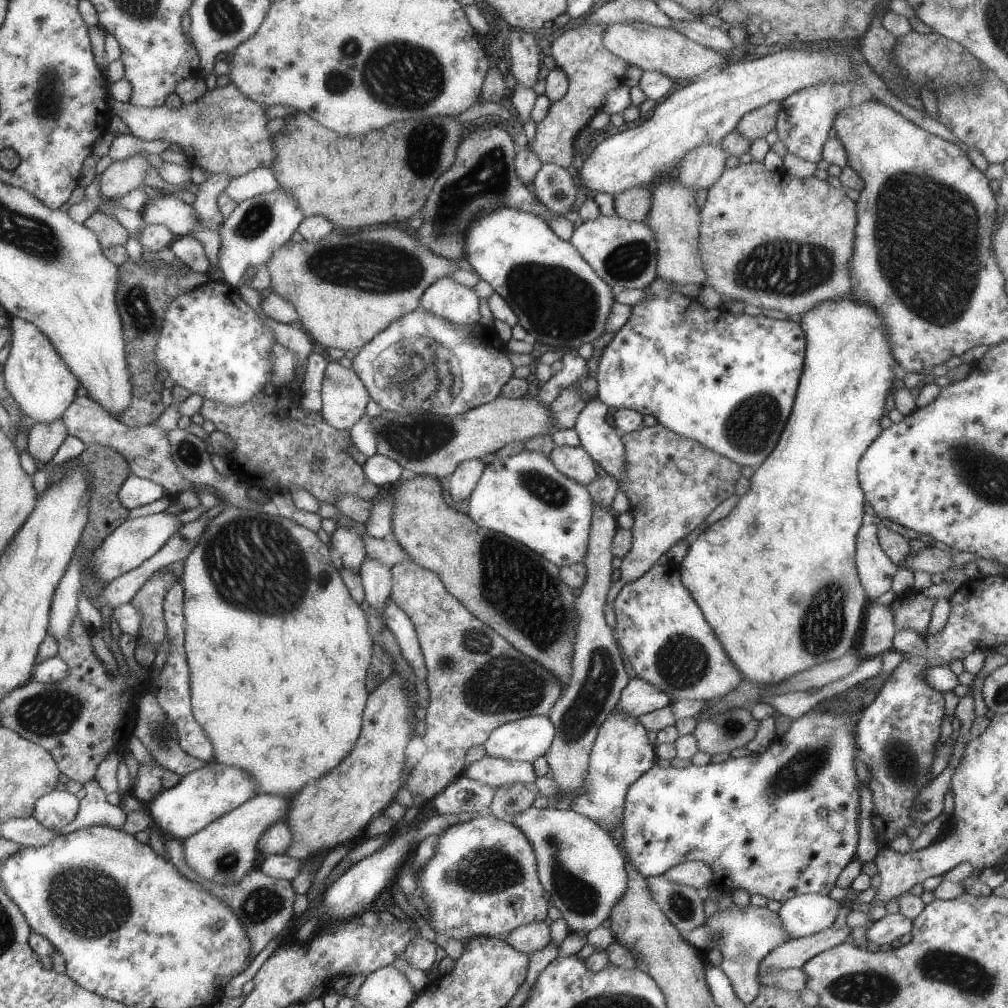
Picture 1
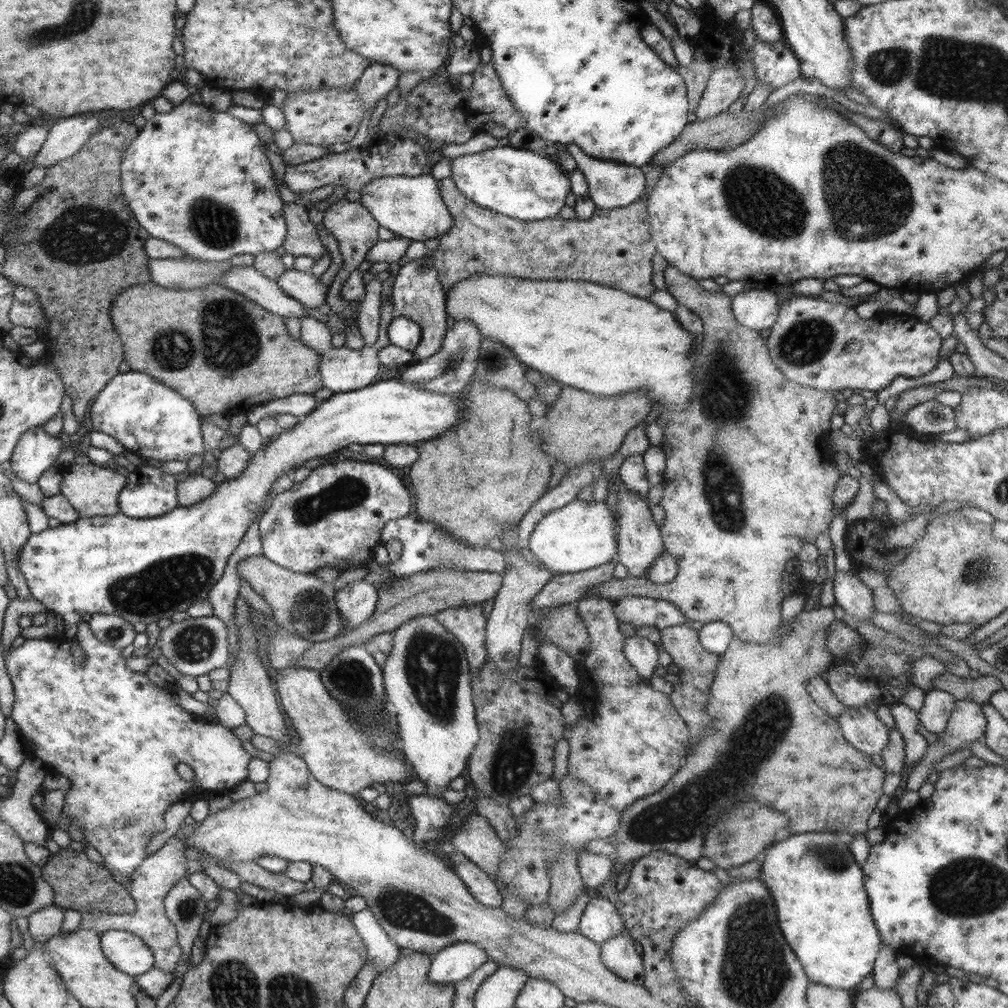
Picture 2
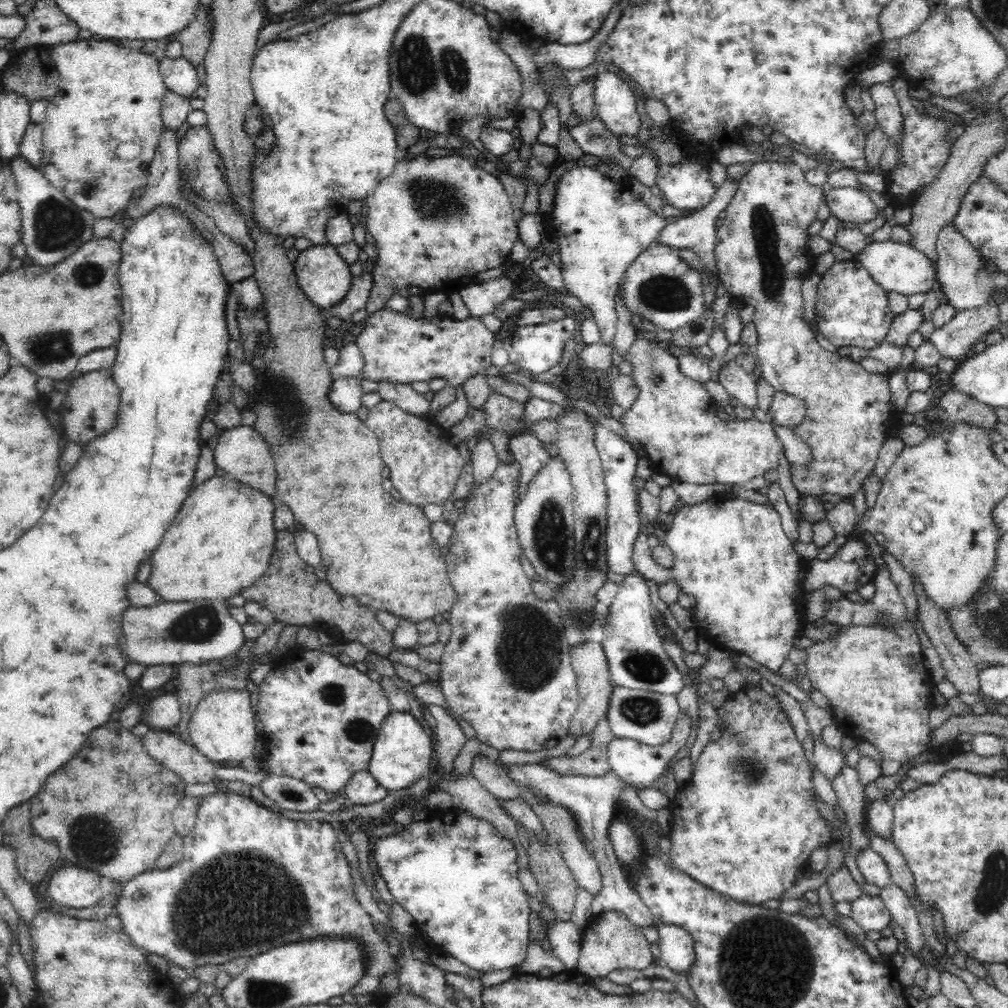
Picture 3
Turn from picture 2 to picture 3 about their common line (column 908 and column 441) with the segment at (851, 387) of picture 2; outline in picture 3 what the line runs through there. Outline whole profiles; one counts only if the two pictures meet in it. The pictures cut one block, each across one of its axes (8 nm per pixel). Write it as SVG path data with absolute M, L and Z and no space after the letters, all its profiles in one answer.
M378 310L368 320L364 320L364 330L356 340L360 354L364 356L364 370L360 378L372 382L396 382L410 386L414 382L444 378L446 386L462 388L462 384L482 374L488 366L492 366L496 338L486 328L486 324L478 318L454 320L450 316L428 318L410 318L406 312L394 310Z

